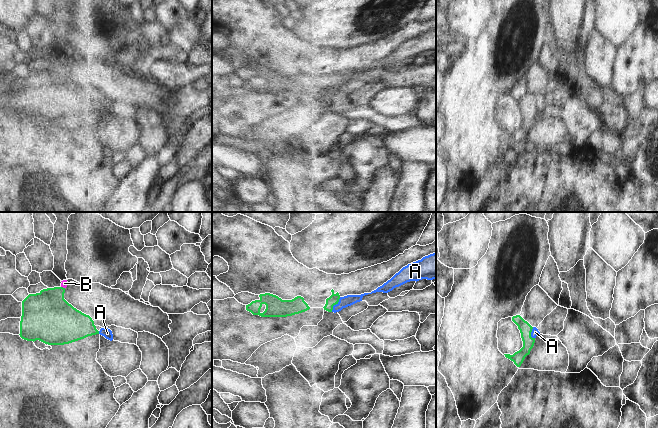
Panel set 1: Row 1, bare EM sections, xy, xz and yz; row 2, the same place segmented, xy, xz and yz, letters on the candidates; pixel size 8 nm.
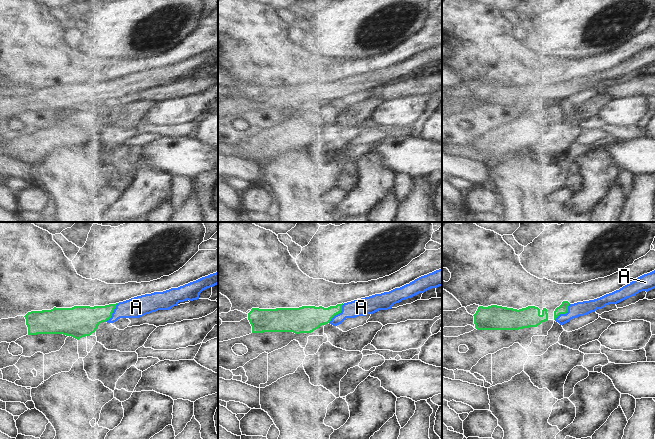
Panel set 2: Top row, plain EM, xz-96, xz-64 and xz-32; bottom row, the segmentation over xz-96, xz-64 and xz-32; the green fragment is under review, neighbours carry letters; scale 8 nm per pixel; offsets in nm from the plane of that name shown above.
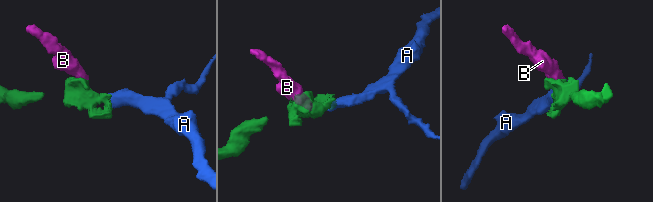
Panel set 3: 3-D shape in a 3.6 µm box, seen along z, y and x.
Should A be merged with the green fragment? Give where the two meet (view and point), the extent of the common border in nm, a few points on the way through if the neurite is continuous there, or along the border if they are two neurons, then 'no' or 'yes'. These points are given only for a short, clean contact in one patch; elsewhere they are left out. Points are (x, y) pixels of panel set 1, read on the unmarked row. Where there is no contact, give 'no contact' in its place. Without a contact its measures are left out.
contact xz (335, 80); length 140 nm; yes

